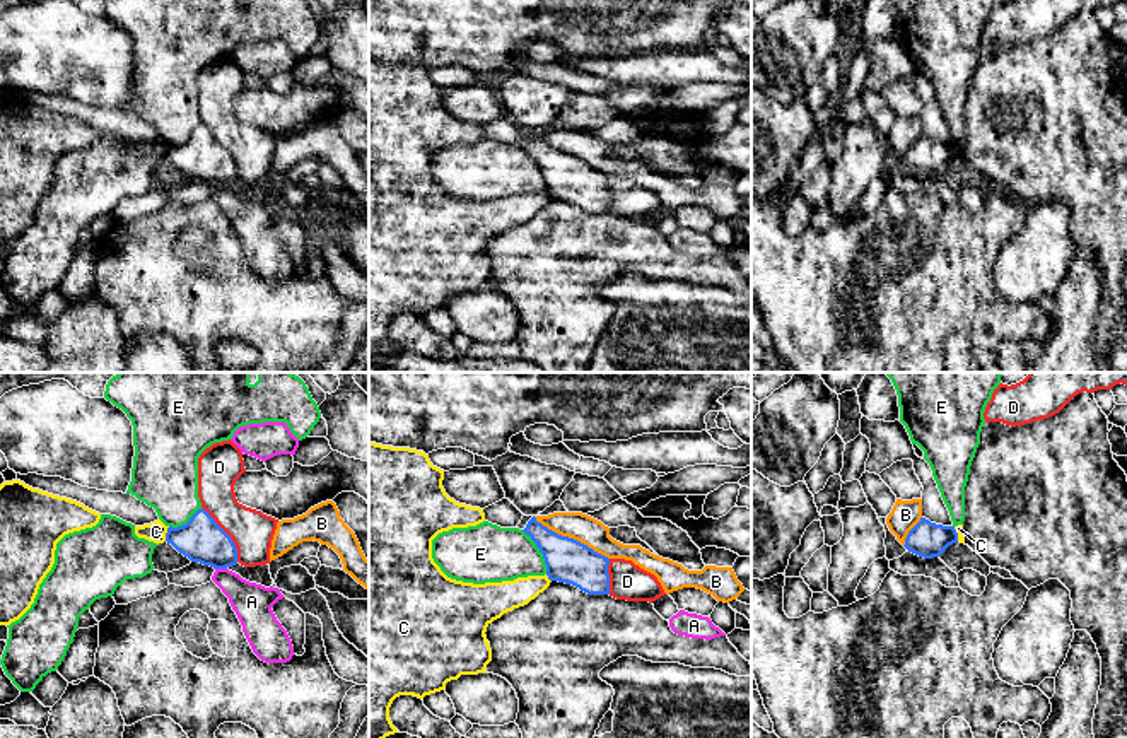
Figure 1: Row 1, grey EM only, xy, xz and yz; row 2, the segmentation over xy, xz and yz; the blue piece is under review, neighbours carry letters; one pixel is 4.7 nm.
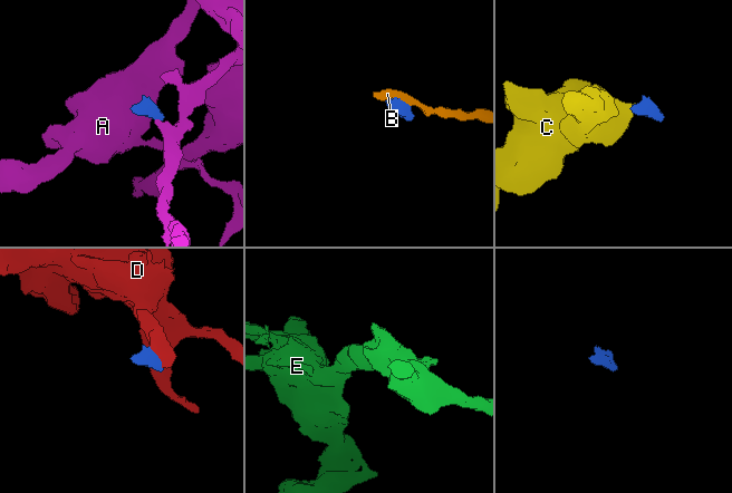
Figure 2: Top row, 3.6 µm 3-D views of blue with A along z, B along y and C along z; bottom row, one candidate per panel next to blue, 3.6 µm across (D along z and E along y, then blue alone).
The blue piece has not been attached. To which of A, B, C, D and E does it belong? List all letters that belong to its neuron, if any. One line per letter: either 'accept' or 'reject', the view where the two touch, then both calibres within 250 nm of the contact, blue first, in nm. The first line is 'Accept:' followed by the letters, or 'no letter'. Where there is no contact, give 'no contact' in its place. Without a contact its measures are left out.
Accept: no letter
A: reject; contact in xy; calibres 220 and 180 nm
B: reject; contact in xz; calibres 220 and 130 nm
C: reject; contact in xy; calibres 220 and 100 nm
D: reject; contact in xy; calibres 220 and 200 nm
E: reject; contact in xz; calibres 220 and 280 nm

